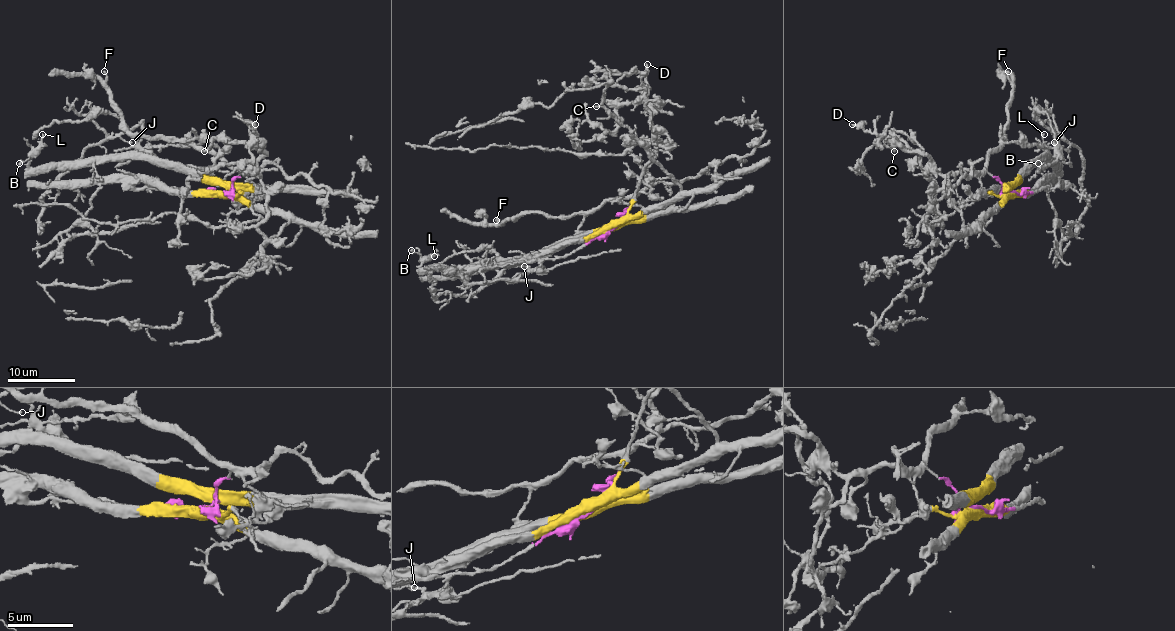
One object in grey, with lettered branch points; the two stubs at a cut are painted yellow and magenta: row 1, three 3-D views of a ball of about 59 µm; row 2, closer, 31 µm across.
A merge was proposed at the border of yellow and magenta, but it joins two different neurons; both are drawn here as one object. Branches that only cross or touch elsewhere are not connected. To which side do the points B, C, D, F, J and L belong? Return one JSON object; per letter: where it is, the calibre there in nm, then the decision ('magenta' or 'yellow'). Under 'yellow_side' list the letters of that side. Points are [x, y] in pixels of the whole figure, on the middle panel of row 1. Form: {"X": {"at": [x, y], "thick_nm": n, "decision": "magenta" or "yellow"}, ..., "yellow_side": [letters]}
{"B": {"at": [411, 250], "thick_nm": 180, "decision": "yellow"}, "C": {"at": [596, 106], "thick_nm": 240, "decision": "magenta"}, "D": {"at": [647, 64], "thick_nm": 280, "decision": "magenta"}, "F": {"at": [496, 220], "thick_nm": 190, "decision": "magenta"}, "J": {"at": [524, 266], "thick_nm": 130, "decision": "magenta"}, "L": {"at": [434, 256], "thick_nm": 160, "decision": "yellow"}, "yellow_side": ["B", "L"]}

